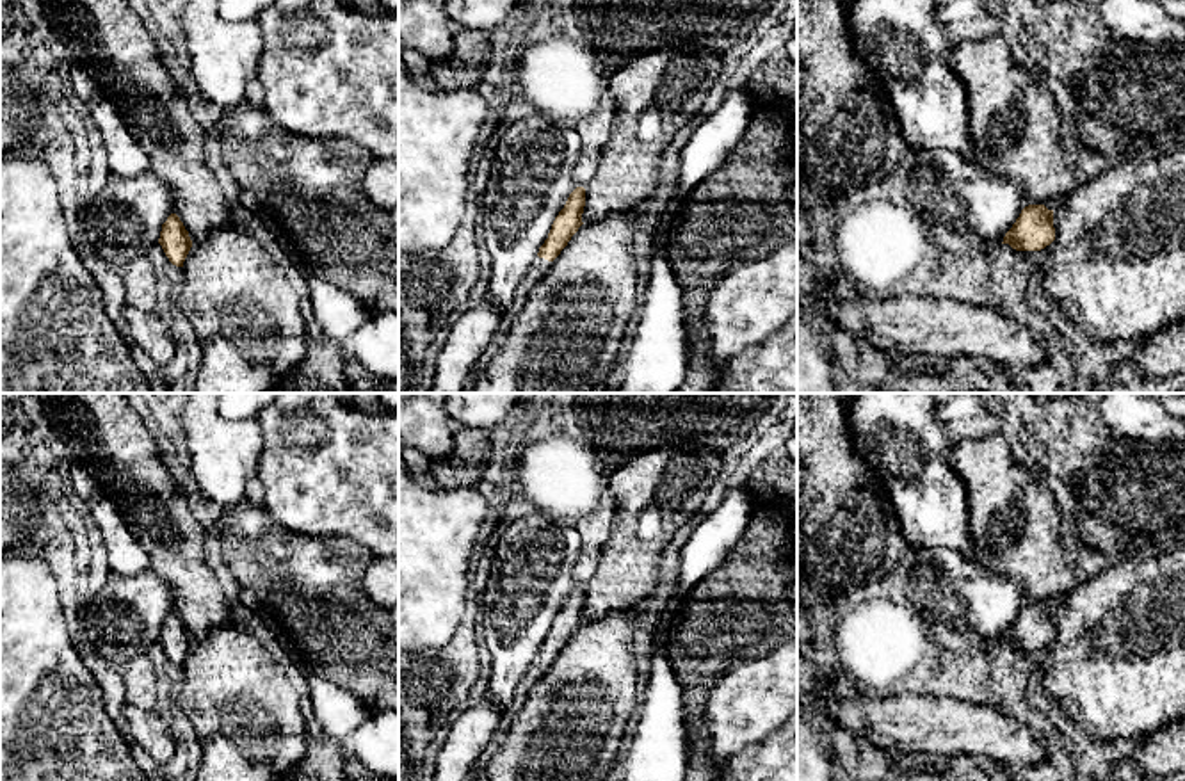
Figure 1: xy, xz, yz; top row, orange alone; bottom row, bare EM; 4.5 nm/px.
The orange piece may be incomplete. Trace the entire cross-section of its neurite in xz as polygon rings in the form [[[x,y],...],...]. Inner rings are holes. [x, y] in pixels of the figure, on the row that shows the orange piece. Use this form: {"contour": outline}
{"contour": [[[576,187],[569,194],[564,208],[555,217],[552,229],[548,233],[548,238],[539,247],[539,253],[532,269],[528,270],[521,285],[516,288],[514,299],[509,310],[502,317],[502,329],[511,327],[520,308],[525,304],[530,288],[546,276],[553,260],[560,254],[560,251],[568,246],[571,237],[584,224],[582,222],[584,206],[585,206],[585,189]]]}

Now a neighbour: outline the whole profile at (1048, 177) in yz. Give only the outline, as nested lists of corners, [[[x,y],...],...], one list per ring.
[[[1000,34],[952,48],[950,66],[968,96],[968,162],[1018,181],[1028,205],[1062,201],[1071,194],[1075,167],[1060,149],[1048,82],[1016,66]]]

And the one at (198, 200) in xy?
[[[132,9],[46,11],[75,66],[85,69],[119,110],[133,139],[174,196],[174,213],[192,242],[231,224],[231,208],[205,164],[206,135],[171,78],[153,34]]]

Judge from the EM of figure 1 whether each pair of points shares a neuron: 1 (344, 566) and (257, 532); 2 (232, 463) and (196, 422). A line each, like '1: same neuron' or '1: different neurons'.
1: same neuron
2: same neuron

